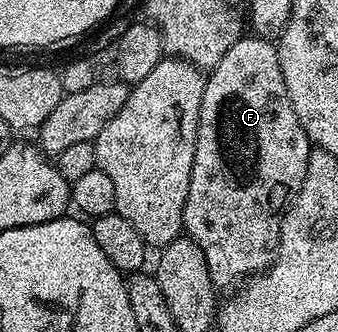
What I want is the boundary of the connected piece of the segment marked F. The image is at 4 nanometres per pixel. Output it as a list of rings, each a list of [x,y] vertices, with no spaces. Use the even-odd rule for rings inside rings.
[[[253,33],[238,39],[236,45],[232,45],[232,49],[228,49],[228,53],[224,53],[224,57],[220,57],[218,64],[206,75],[204,97],[200,101],[192,181],[190,182],[190,192],[188,193],[188,201],[184,205],[184,217],[182,218],[185,234],[202,250],[204,261],[208,261],[208,273],[212,277],[215,288],[223,289],[222,287],[230,286],[230,288],[233,288],[239,281],[265,271],[273,263],[274,256],[278,254],[282,217],[286,214],[287,207],[290,206],[294,196],[302,187],[311,150],[310,138],[306,136],[300,121],[296,117],[296,109],[292,109],[292,101],[288,97],[288,85],[284,85],[284,73],[280,69],[277,46],[269,38],[259,37]]]

